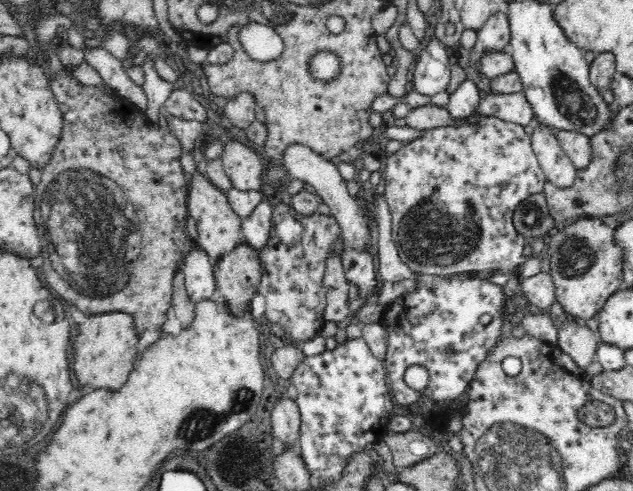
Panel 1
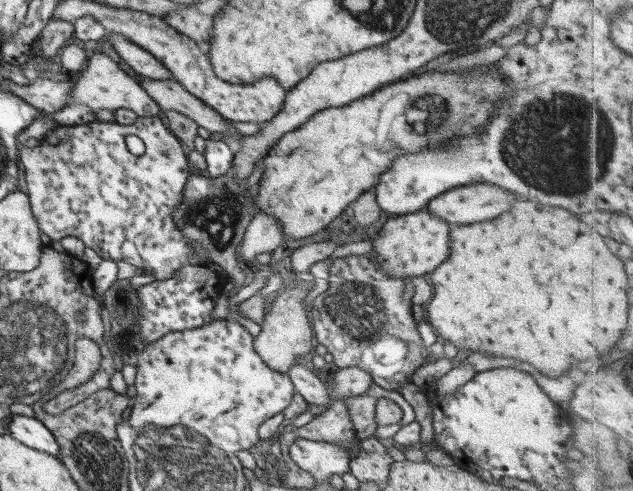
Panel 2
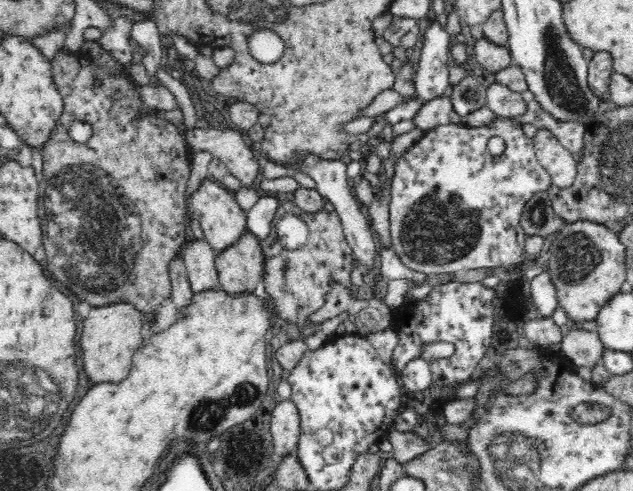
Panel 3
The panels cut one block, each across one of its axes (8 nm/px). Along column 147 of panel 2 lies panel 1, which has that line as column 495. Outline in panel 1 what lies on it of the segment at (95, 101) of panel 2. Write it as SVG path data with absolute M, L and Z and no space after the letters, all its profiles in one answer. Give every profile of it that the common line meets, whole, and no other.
M523 92L490 93L480 101L476 110L482 116L495 116L520 126L532 125L534 111Z

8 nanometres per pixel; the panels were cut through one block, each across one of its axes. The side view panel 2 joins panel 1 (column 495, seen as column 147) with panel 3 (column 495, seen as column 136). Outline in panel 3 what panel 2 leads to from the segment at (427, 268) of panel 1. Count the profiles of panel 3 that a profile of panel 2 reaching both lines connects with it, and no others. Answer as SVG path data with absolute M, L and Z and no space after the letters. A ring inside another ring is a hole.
M498 117L490 124L470 127L465 124L452 123L451 125L437 126L426 131L423 137L414 142L400 154L395 166L394 176L390 182L390 202L389 221L391 244L395 248L396 254L400 257L404 266L424 274L446 274L446 272L458 272L469 268L497 268L499 270L511 269L516 265L524 265L527 261L524 258L524 244L527 234L520 226L520 215L523 213L525 202L528 202L534 194L547 191L552 182L552 178L544 167L539 163L533 147L533 139L526 137L521 125L510 121L506 117ZM492 136L500 136L505 142L505 150L499 156L494 156L488 151L488 139Z

